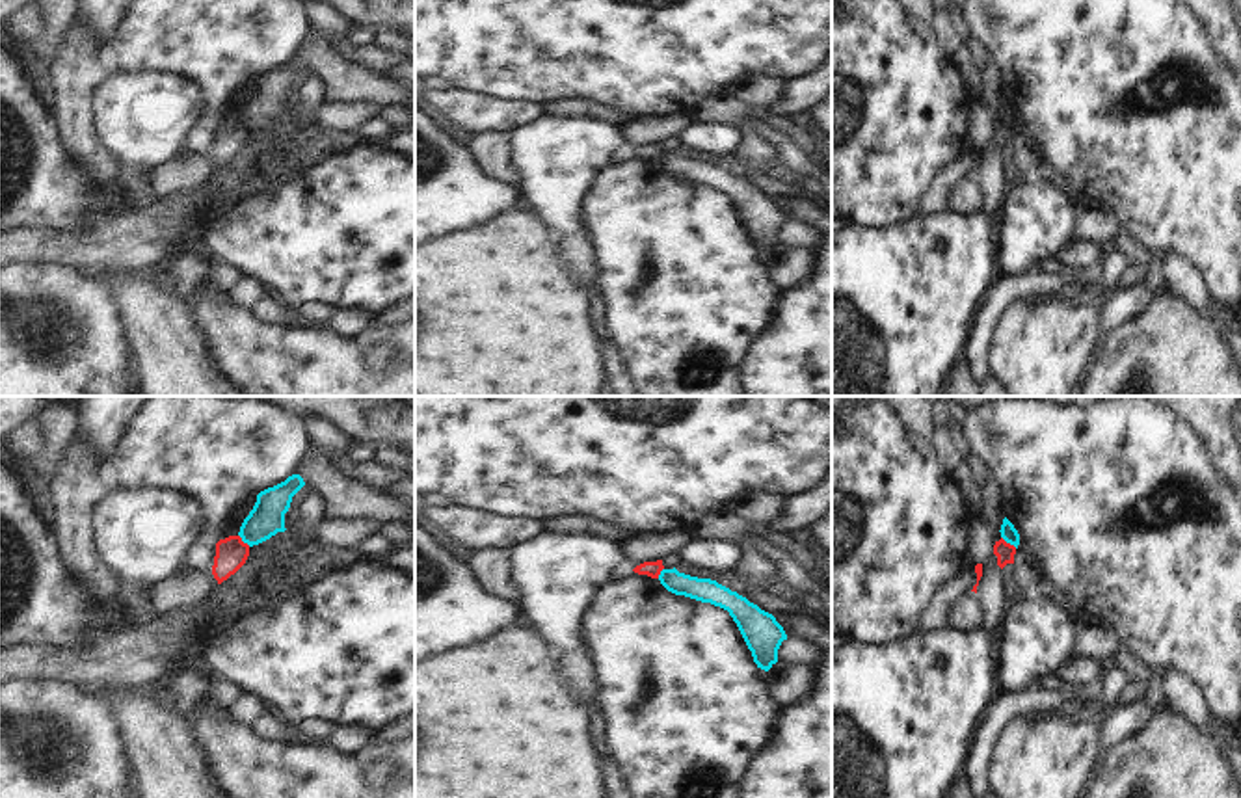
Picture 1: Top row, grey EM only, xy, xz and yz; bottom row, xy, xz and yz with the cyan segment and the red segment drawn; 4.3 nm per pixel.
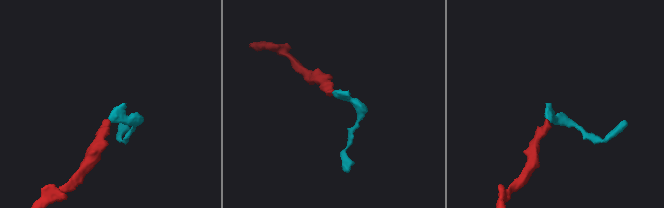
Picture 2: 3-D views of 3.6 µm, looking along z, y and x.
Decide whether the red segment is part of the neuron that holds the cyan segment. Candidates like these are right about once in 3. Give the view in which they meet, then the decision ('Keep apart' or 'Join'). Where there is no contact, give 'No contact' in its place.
Touches cyan in yz. Keep apart.

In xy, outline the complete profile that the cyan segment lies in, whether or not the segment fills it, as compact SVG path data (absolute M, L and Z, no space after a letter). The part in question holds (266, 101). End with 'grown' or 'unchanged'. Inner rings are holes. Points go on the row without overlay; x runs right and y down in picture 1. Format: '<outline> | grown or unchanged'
M313 30L292 60L257 78L257 86L238 115L242 125L253 130L277 115L285 115L285 97L290 91L292 80L303 69L311 69L322 78L327 100L363 99L380 106L393 102L415 106L415 95L407 89L406 82L342 56L339 52L339 35Z | grown

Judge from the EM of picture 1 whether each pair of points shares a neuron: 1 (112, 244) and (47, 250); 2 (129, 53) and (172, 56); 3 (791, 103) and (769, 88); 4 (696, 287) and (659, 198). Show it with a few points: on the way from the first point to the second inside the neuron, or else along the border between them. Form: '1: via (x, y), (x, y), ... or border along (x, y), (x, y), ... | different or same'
1: via (95, 246), (64, 246) | same
2: via (140, 53), (160, 53) | same
3: border along (786, 80), (784, 93), (765, 110) | different
4: via (680, 265), (676, 255), (659, 239), (659, 220) | same

